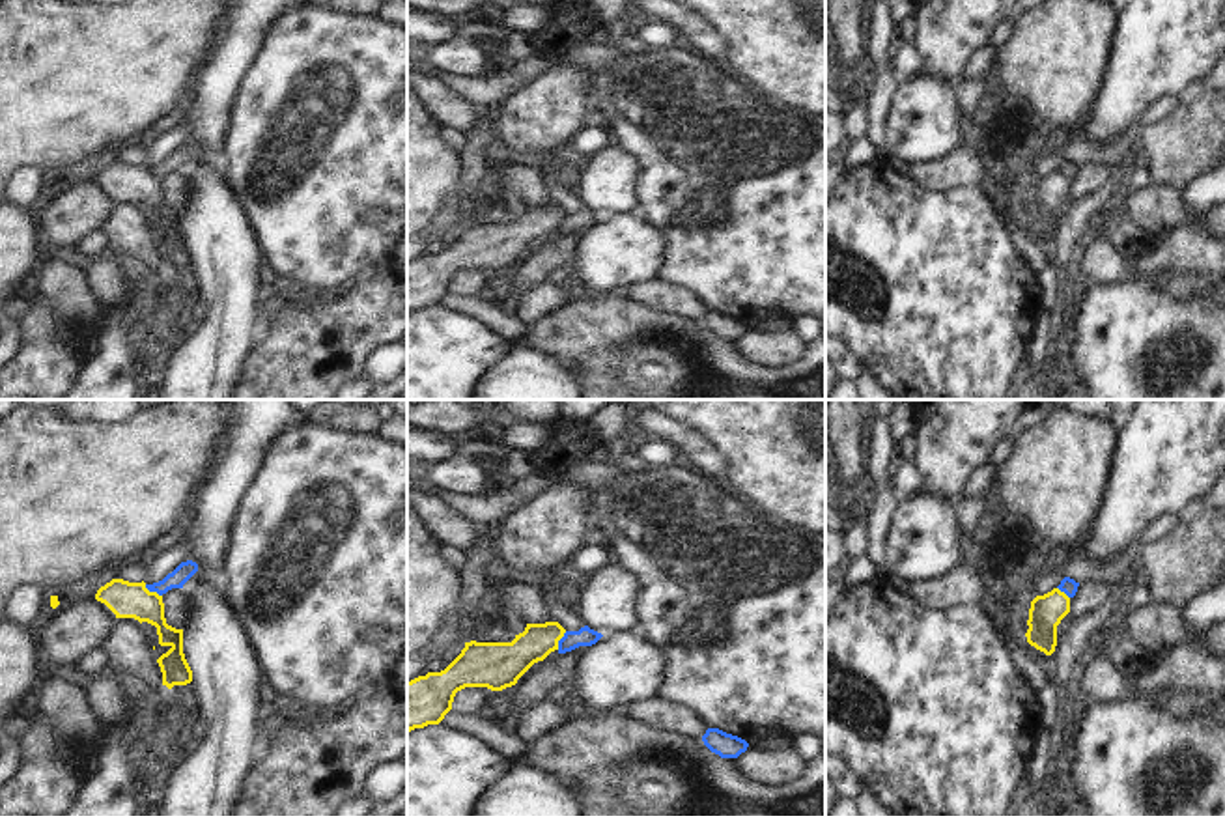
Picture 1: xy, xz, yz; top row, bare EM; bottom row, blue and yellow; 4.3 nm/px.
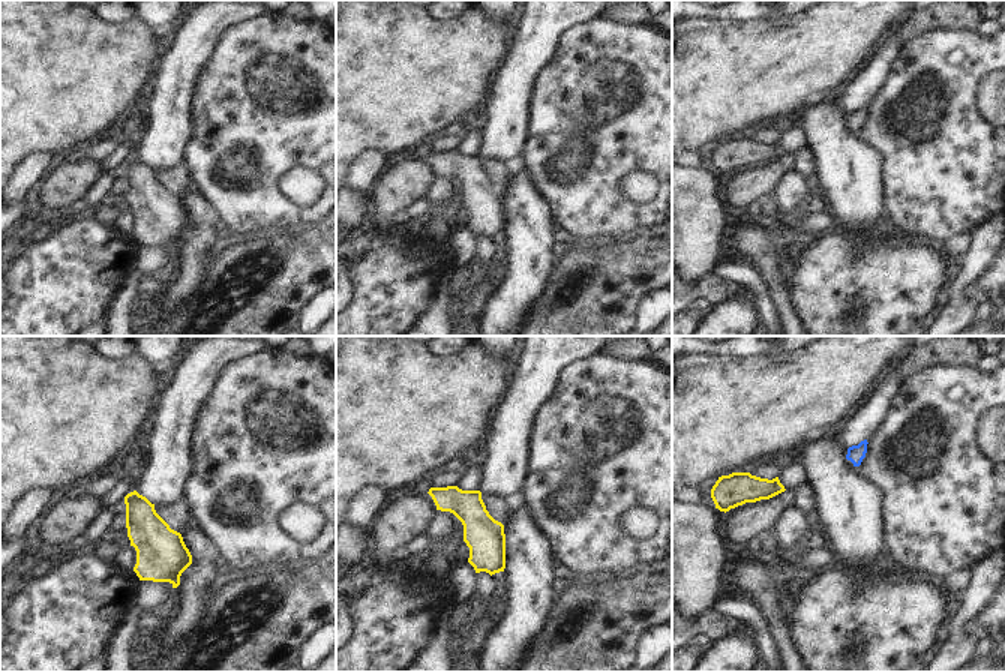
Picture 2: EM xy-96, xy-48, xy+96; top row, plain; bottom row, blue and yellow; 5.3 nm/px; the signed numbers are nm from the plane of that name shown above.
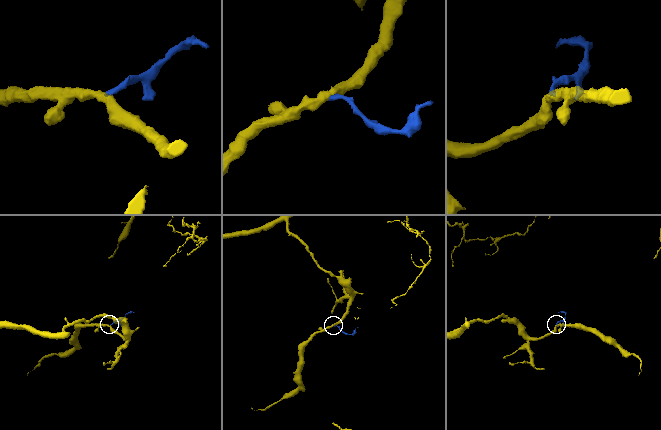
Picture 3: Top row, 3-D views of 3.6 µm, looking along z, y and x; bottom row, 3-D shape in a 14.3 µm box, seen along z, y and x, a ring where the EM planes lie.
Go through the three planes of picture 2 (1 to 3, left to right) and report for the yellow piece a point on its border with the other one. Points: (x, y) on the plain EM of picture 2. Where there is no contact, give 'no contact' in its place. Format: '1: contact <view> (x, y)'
1: no contact
2: no contact
3: no contact

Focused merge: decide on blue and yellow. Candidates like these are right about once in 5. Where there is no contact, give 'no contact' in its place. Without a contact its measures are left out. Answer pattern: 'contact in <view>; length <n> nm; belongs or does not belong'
contact in xy; length 90 nm; does not belong

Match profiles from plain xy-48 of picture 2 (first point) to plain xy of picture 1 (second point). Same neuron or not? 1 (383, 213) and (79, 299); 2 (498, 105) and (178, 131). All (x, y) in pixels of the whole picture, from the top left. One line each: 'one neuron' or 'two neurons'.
1: one neuron
2: two neurons

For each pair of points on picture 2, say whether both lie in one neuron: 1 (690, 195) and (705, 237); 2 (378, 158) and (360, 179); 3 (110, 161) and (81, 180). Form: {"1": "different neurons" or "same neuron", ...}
{"1": "same neuron", "2": "same neuron", "3": "different neurons"}

